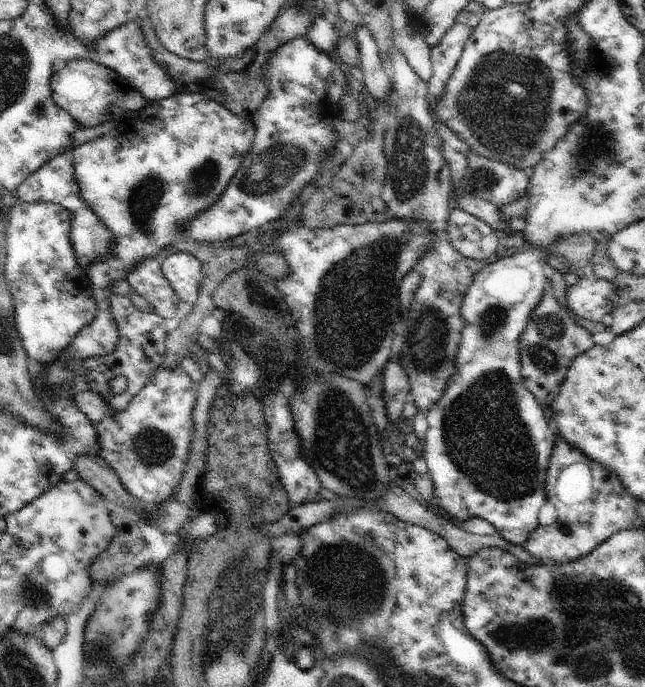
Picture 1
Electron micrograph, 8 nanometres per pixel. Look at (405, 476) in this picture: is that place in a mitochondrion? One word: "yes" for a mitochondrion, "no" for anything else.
no

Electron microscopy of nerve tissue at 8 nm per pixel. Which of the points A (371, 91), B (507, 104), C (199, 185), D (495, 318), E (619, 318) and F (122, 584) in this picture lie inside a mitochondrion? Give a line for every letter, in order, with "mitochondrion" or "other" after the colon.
A: other
B: mitochondrion
C: mitochondrion
D: mitochondrion
E: other
F: other

